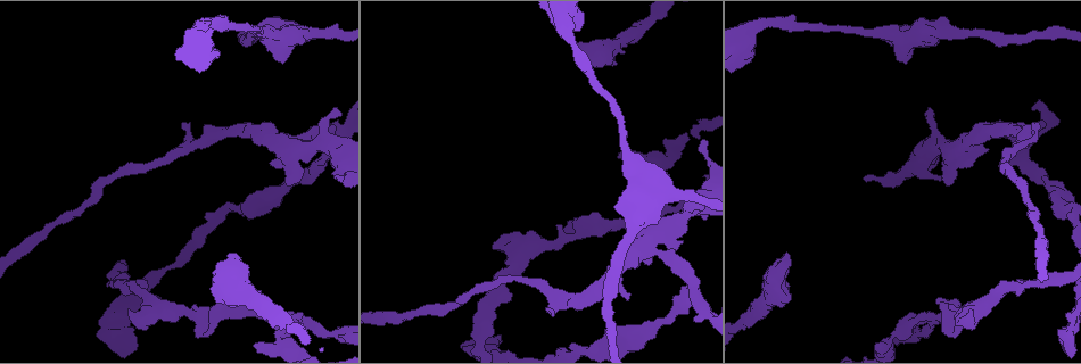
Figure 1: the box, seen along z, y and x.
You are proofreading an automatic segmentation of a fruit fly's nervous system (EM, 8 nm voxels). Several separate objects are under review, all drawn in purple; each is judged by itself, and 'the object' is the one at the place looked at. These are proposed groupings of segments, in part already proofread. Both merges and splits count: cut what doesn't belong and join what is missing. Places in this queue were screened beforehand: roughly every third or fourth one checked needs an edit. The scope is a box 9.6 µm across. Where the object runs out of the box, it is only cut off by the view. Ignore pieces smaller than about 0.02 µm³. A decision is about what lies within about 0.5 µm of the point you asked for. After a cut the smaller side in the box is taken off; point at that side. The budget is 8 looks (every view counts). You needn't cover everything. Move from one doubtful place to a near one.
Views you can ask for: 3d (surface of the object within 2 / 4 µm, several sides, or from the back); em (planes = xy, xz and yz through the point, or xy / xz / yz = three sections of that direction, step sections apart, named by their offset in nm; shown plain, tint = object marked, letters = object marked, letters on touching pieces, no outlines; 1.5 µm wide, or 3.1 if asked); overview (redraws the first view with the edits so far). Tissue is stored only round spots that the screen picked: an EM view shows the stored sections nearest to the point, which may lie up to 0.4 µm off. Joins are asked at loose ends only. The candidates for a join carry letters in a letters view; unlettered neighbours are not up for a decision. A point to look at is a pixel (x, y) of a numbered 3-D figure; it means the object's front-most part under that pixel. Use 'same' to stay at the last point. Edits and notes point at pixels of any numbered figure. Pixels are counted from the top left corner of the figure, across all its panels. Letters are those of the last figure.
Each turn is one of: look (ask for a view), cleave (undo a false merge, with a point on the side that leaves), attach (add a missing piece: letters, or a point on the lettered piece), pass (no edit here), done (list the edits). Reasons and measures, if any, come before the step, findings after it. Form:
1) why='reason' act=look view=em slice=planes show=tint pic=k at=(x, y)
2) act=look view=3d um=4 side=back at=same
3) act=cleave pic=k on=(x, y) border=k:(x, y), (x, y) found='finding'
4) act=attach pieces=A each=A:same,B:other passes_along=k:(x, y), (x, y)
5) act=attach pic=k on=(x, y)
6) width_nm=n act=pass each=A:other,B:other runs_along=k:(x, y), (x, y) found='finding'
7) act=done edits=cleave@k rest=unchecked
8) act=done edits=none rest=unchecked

why='an open end' act=look view=em slice=xz step=4 show=letters pic=1 at=(229, 257)

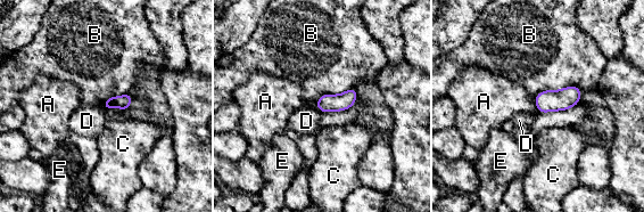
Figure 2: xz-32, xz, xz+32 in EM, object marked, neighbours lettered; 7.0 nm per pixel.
act=look view=em slice=planes show=letters at=same

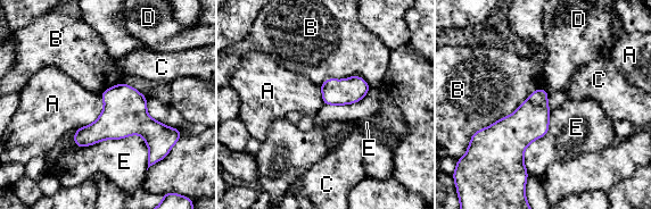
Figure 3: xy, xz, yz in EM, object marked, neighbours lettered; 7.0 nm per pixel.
longest_contact=B:650nm act=pass each=A:other,B:other,C:other,D:other,E:other found='none of them fits'

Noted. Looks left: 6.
why='arms part here' act=look view=3d um=2 pic=1 at=(281, 342)

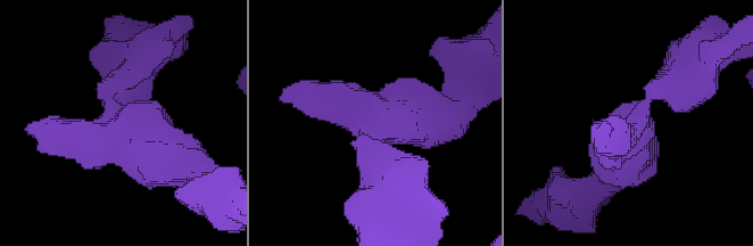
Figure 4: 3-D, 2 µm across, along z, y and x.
act=look view=em slice=xy step=4 show=letters pic=4 at=(118, 114)

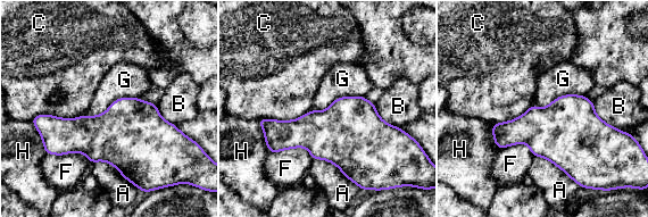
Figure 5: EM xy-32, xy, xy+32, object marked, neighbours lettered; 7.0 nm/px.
act=look view=em slice=planes show=letters at=same

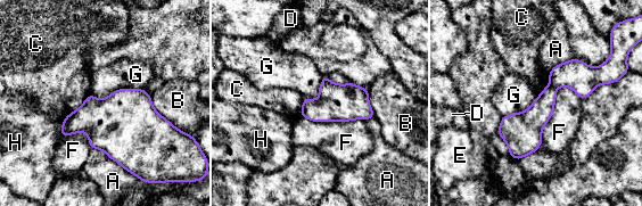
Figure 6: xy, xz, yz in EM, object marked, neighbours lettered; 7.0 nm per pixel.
act=cleave pic=6 on=(537, 115) each=A:other,B:other,C:other,D:other,E:other,F:other,G:other,H:other found='two neurons meet here'

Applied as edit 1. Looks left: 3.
why='calibre changes' act=look view=em slice=planes show=letters pic=1 at=(573, 44)

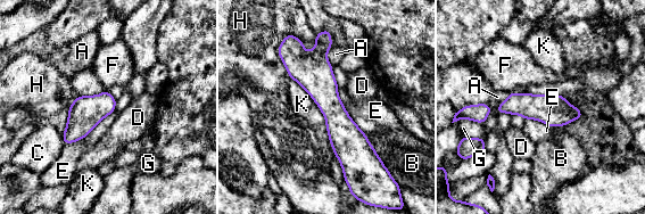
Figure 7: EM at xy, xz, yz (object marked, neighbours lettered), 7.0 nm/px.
act=pass each=A:other,B:other,C:other,D:other,E:other,F:other,G:other,H:other,K:other runs_along=7:(325, 39), (348, 173) found='one neuron here'

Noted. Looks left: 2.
act=done edits=cleave@6 rest=unchecked

